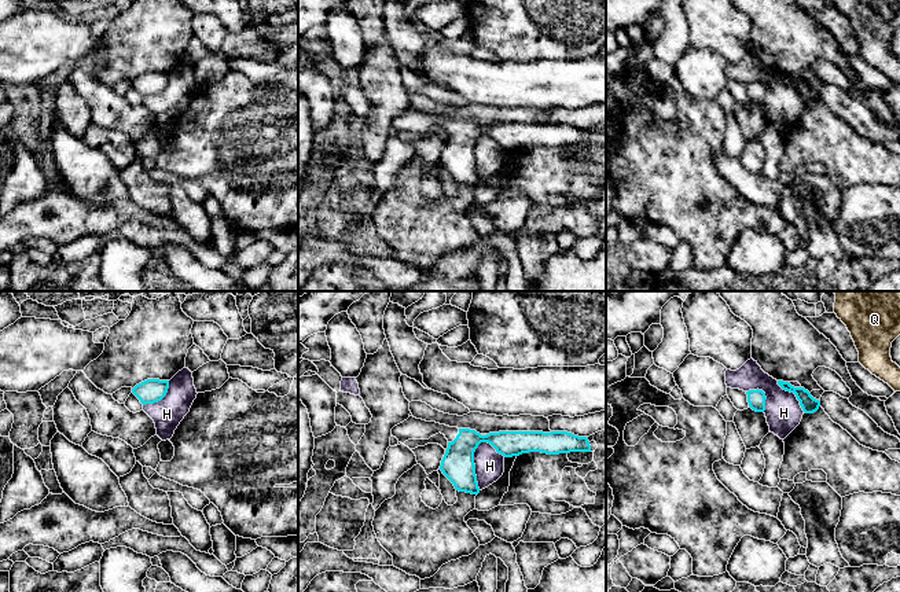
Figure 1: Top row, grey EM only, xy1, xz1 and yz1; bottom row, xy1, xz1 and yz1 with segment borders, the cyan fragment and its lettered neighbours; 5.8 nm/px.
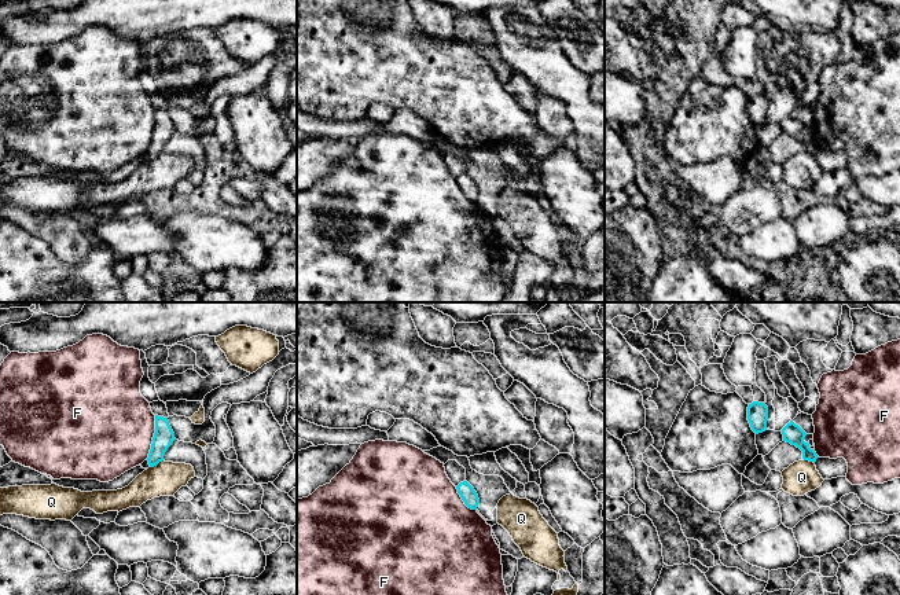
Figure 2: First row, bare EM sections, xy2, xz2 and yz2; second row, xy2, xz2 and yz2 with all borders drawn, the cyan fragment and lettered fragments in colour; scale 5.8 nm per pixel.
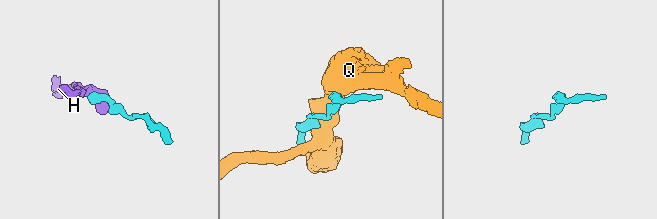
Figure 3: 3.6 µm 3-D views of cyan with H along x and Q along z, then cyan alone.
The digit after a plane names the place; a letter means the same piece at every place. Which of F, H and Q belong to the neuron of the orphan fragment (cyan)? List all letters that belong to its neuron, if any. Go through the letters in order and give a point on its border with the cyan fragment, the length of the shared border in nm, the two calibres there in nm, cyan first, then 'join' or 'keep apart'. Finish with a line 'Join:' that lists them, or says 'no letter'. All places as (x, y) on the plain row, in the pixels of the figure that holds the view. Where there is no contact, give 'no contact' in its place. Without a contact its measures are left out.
F: xy2 (153, 129) | 260 nm | 120/500 nm | keep apart
H: xz1 (473, 155) | 300 nm | 190/180 nm | keep apart
Q: xy2 (155, 157) | 90 nm | 120/200 nm | keep apart
Join: no letter

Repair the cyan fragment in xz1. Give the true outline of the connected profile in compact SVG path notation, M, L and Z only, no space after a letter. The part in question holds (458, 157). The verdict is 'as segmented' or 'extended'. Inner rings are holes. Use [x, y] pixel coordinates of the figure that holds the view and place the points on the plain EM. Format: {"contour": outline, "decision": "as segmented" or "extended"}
{"contour": "M414 109L392 121L392 128L401 136L408 132L429 132L438 125L448 132L440 162L456 183L471 187L480 185L474 144L481 135L491 136L504 150L529 144L547 147L595 144L598 140L595 133L589 135L587 129L578 129L567 124L499 124L481 128L475 122L449 119Z", "decision": "extended"}

